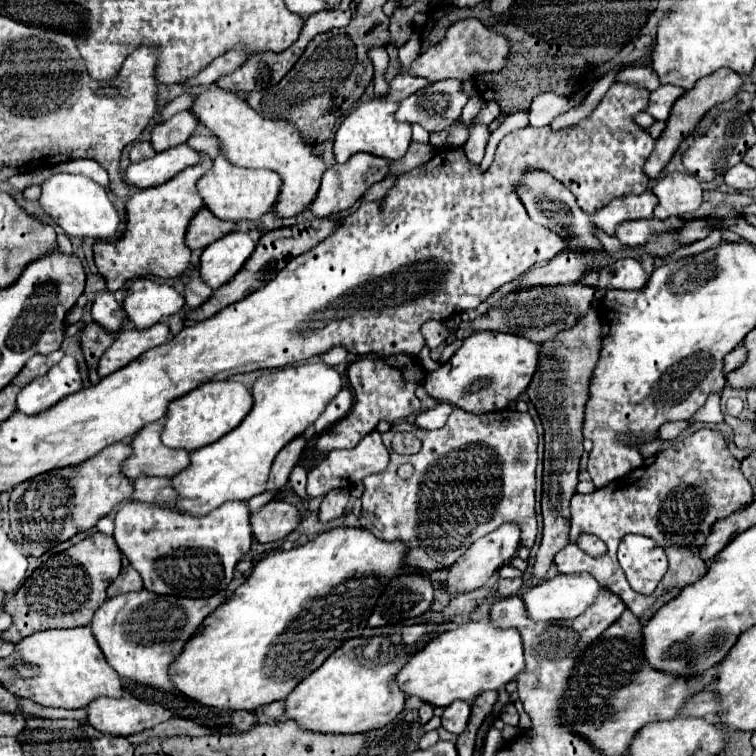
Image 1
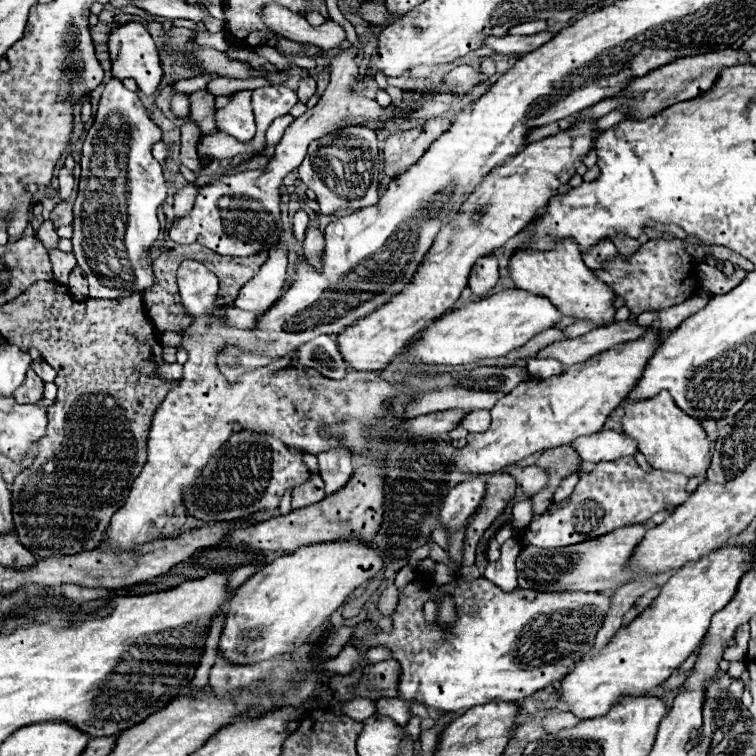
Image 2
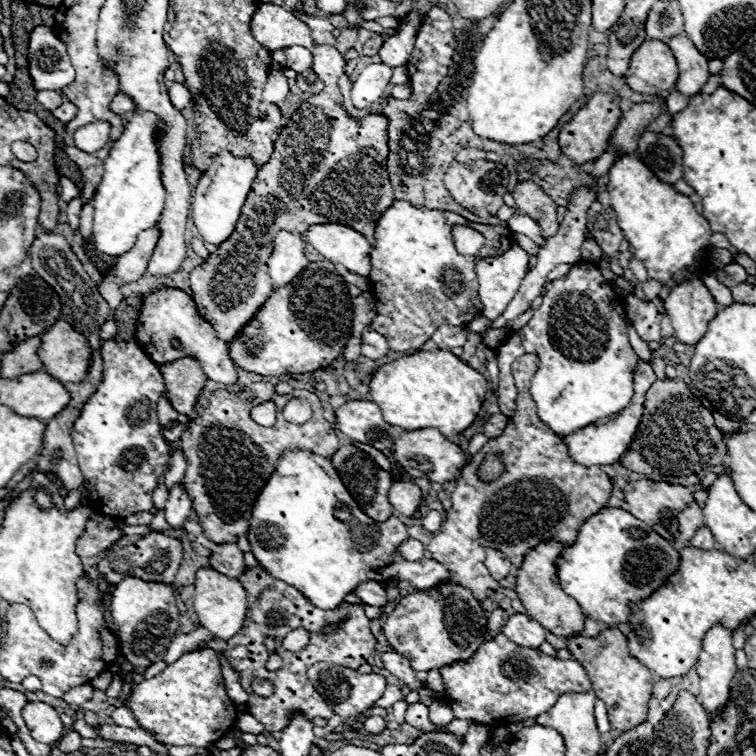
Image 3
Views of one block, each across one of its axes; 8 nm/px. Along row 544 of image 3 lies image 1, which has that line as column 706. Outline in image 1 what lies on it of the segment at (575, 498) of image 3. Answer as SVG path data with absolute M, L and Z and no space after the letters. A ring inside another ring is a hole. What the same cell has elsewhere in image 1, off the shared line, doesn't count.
M702 428L684 440L678 448L664 450L650 466L642 466L620 480L596 490L594 494L574 494L570 502L570 538L572 542L562 548L554 564L560 574L590 572L600 586L618 594L626 608L642 616L658 596L670 588L684 588L706 574L706 562L700 558L700 548L710 534L716 520L730 516L752 500L752 486L740 472L740 462L730 454L724 436L718 430ZM580 534L594 534L606 544L606 554L592 558L576 546ZM626 534L642 534L656 540L668 554L668 572L658 584L656 592L642 596L626 584L622 568L618 568L616 548Z

